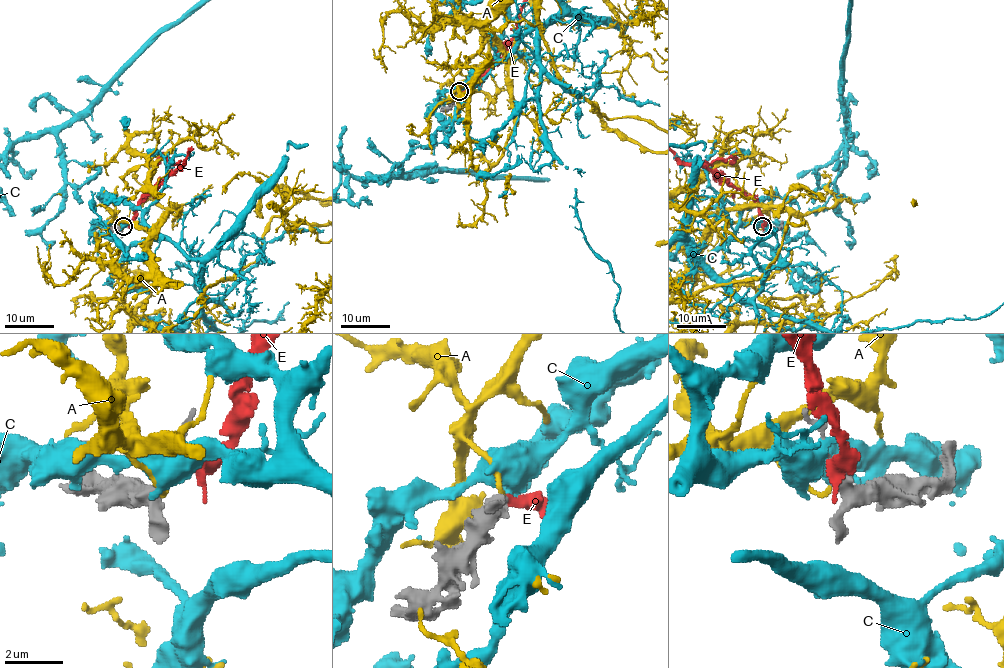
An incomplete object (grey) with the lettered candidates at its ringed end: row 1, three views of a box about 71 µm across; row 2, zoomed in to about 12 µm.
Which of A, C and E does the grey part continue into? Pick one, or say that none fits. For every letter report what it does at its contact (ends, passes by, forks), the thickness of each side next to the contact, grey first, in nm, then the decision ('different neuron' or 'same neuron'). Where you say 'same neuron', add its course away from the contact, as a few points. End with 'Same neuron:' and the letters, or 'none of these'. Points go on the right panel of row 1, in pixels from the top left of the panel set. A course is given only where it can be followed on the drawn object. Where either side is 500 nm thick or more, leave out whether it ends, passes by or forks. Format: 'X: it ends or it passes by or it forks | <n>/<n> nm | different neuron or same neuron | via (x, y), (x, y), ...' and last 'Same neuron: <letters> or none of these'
A: it ends | 280/140 nm | different neuron
C: 150/700 nm | different neuron
E: it ends | 320/280 nm | same neuron
Same neuron: E

